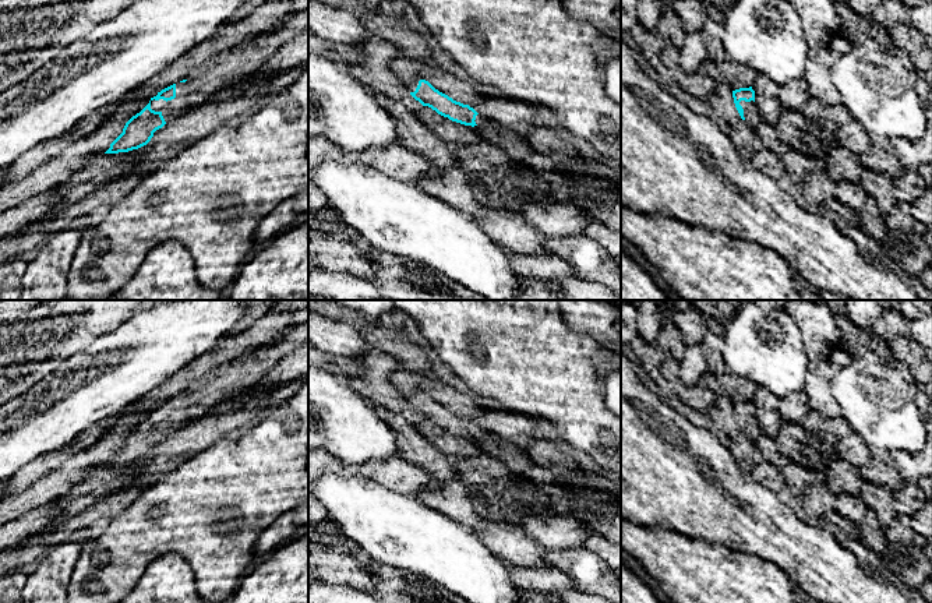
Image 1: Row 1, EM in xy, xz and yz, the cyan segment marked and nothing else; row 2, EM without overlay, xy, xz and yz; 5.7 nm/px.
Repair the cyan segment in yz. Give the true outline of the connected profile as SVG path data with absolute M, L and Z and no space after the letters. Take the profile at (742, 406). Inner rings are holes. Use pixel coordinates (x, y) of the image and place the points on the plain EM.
M752 399L732 403L732 410L741 431L755 442L760 430L755 416L755 403Z

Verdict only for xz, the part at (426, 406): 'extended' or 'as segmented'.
extended

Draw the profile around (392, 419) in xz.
M375 402L371 405L377 409L377 415L396 431L398 459L426 469L441 482L456 480L462 476L452 463L455 456L437 449L417 431L414 423Z

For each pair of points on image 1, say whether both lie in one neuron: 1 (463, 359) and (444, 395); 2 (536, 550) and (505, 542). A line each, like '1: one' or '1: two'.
1: two
2: one

